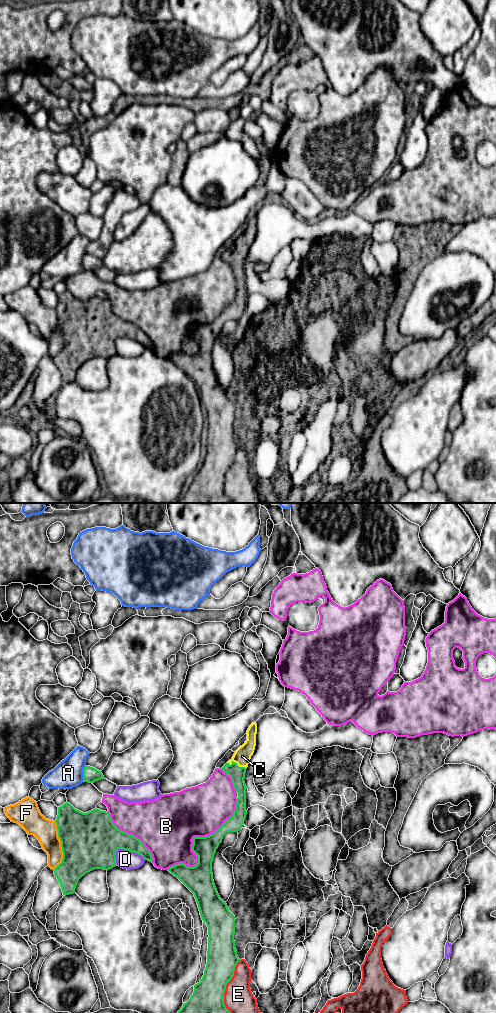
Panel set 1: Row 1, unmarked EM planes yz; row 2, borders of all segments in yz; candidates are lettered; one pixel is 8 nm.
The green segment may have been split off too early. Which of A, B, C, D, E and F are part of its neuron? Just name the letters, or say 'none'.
C

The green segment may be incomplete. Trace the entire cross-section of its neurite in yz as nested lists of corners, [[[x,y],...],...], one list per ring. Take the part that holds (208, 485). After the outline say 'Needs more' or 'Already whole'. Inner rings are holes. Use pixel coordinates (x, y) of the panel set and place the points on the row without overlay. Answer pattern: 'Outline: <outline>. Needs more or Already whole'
Outline: [[[256,210],[249,214],[246,222],[245,231],[221,256],[231,265],[234,277],[238,281],[233,303],[213,322],[193,326],[192,339],[198,344],[196,354],[189,355],[180,351],[167,357],[194,382],[209,423],[204,463],[200,470],[194,473],[193,482],[176,503],[232,503],[224,493],[224,481],[240,448],[234,429],[236,407],[217,380],[212,350],[223,324],[227,320],[238,320],[246,306],[247,275],[244,266],[256,234]]]. Needs more

